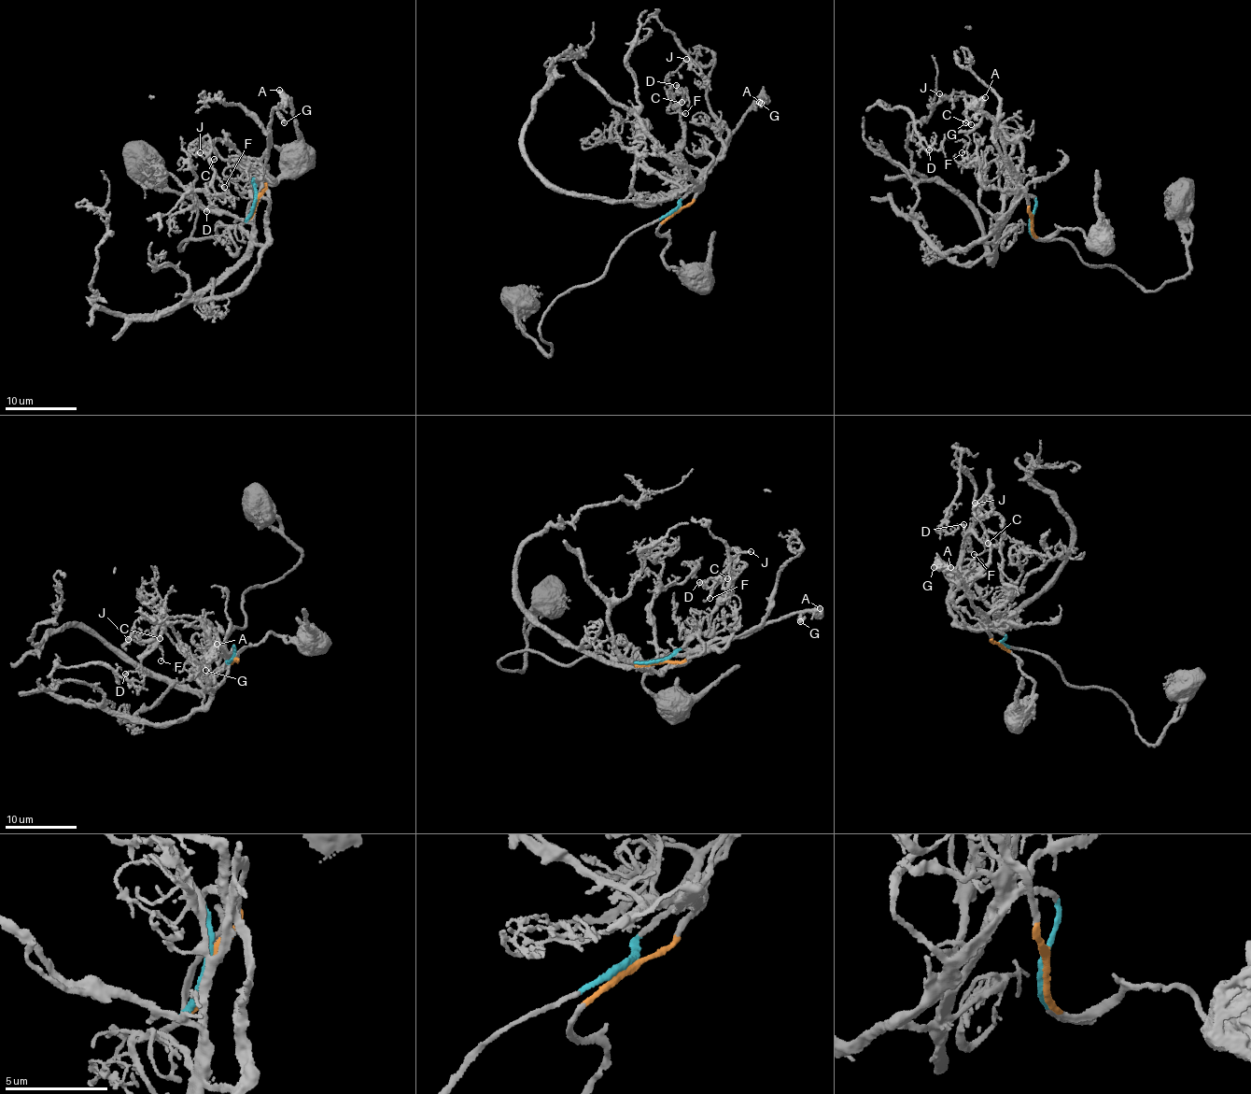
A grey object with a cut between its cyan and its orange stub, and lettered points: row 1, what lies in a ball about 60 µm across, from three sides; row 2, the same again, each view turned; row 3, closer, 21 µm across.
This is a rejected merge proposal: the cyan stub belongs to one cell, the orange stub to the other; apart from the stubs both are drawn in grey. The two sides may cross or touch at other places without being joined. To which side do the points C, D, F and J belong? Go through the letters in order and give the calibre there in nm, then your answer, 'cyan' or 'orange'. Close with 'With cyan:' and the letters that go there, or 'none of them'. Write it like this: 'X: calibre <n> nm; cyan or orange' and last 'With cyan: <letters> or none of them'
C: calibre 110 nm; cyan
D: calibre 160 nm; cyan
F: calibre 100 nm; cyan
J: calibre 200 nm; cyan
With cyan: C, D, F, J

